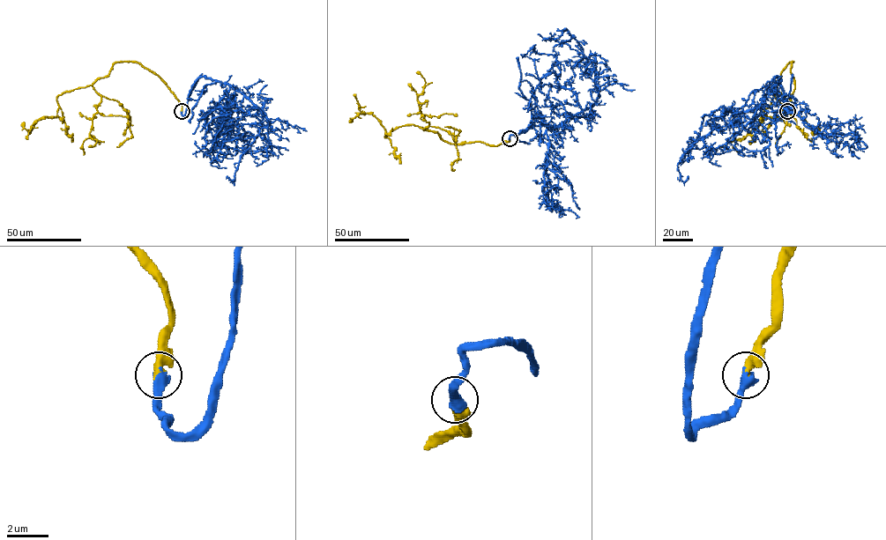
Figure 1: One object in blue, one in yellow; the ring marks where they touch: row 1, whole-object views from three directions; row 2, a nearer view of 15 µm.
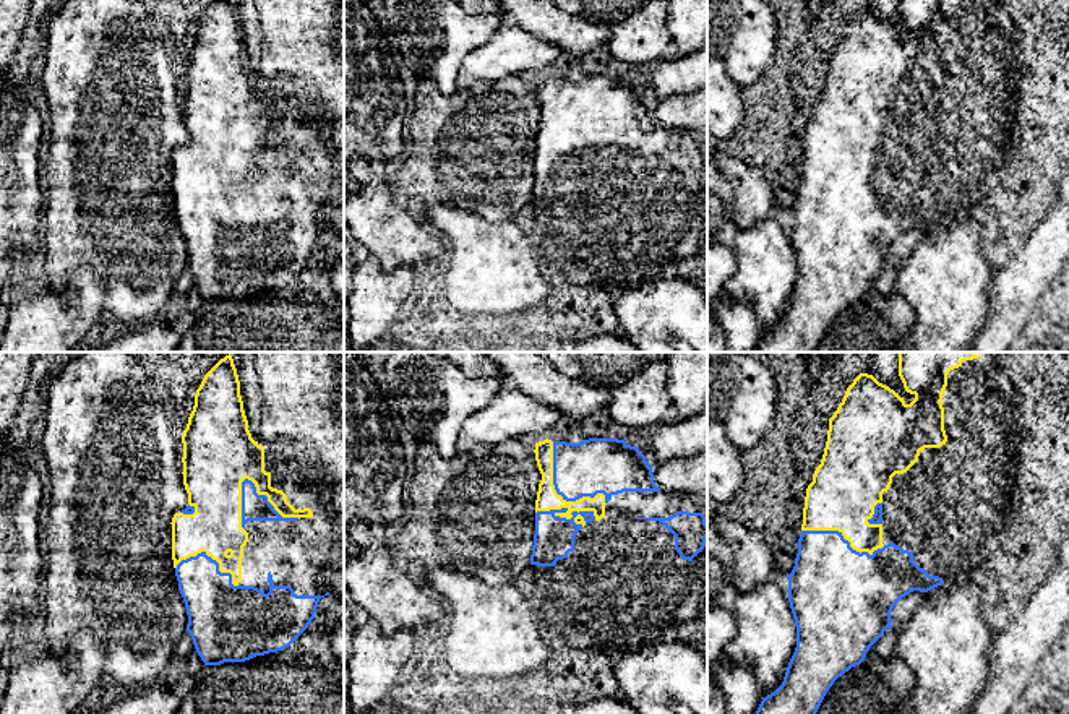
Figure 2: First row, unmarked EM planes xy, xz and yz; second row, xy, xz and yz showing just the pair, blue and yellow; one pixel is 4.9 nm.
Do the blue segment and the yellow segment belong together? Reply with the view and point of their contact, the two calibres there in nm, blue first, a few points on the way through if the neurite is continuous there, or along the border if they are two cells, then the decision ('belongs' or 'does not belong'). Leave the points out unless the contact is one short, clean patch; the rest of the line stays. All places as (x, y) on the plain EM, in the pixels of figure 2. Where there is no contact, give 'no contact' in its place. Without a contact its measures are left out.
contact xz (568, 156); calibres 200 and 110 nm; belongs

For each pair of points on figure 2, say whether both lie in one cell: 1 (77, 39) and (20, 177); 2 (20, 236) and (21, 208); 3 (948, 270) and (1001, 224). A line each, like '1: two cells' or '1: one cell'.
1: two cells
2: one cell
3: two cells

